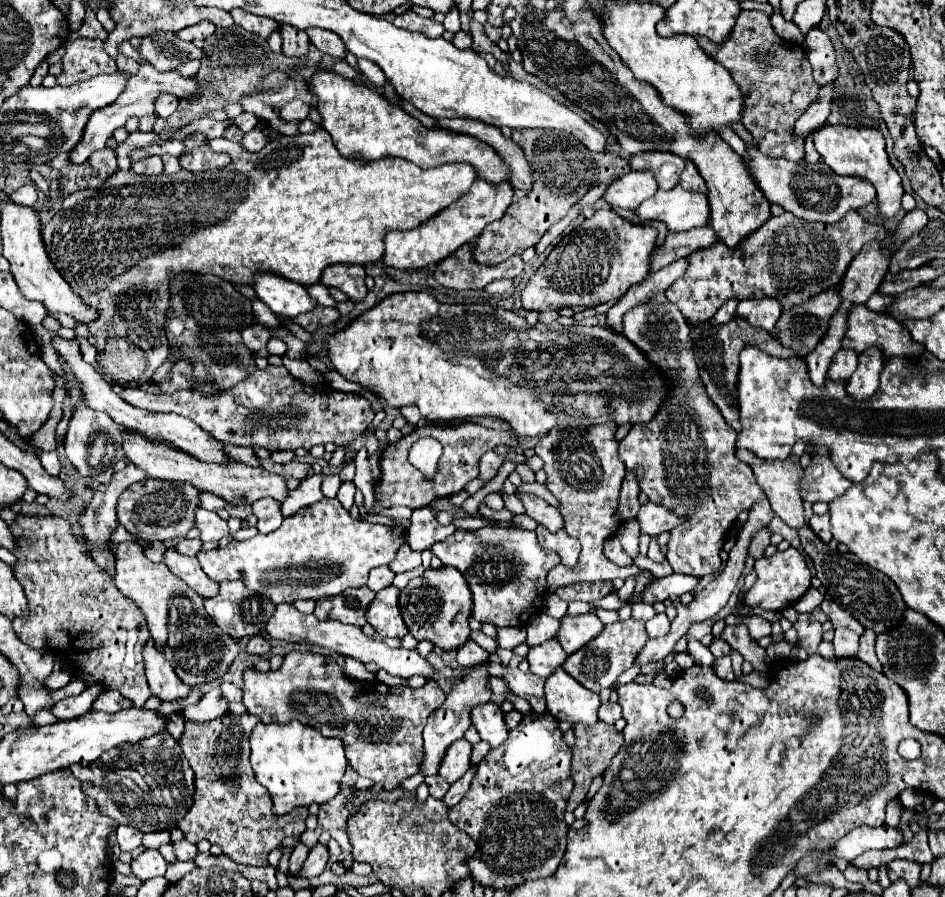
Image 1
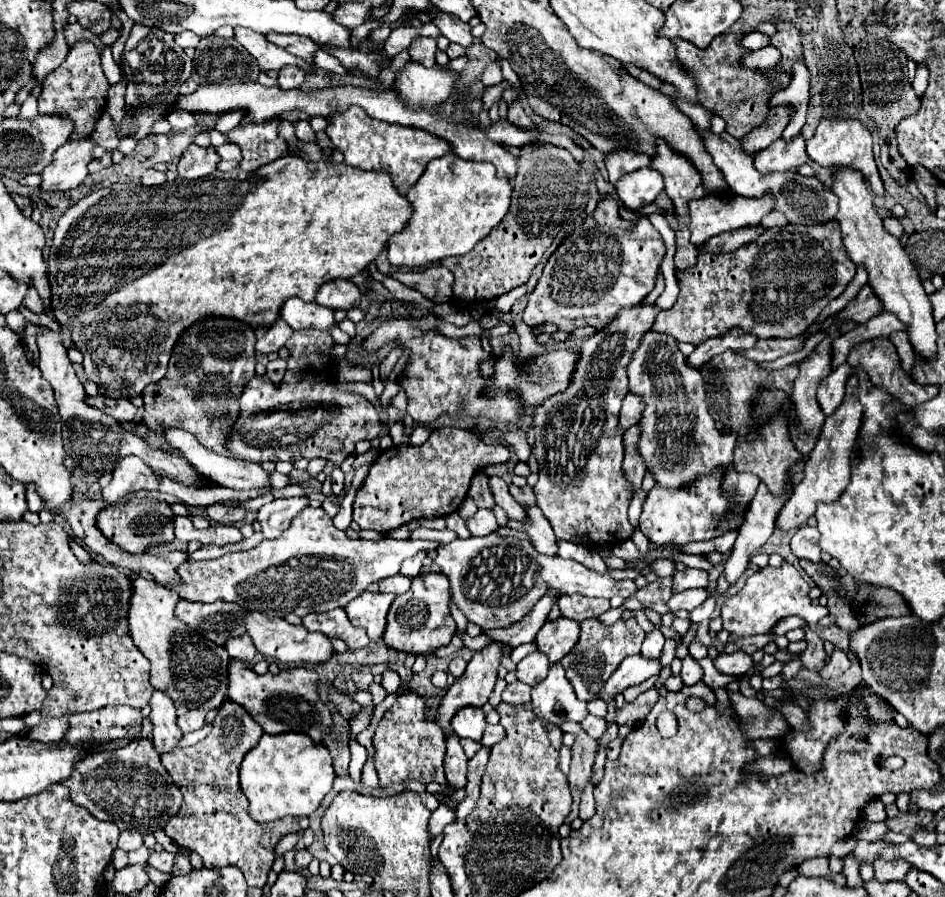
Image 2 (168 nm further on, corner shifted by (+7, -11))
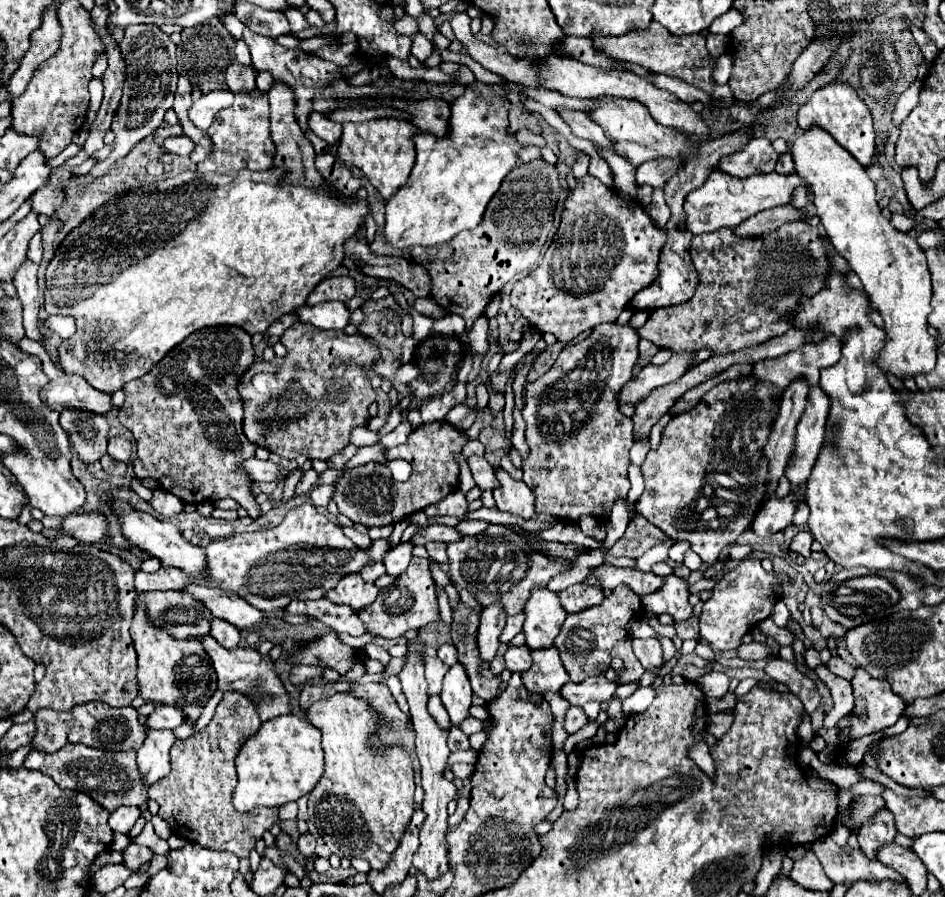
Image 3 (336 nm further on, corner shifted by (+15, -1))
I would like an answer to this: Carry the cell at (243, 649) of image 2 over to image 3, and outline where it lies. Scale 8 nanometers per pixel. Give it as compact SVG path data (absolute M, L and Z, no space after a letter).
M212 619L210 635L226 649L234 649L240 643L240 631L224 619Z

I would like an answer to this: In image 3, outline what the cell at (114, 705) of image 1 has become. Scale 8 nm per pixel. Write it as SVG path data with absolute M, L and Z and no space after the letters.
M90 701L84 705L76 705L70 711L52 711L52 709L40 709L34 715L36 721L36 737L32 739L32 749L56 753L64 745L70 743L82 743L96 749L108 749L108 751L128 751L128 749L140 749L146 737L146 727L138 721L138 711L134 707L110 707L100 701Z

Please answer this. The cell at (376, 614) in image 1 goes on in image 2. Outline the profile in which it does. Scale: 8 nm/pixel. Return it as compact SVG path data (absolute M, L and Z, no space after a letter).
M364 591L364 595L356 597L344 609L346 609L352 625L366 629L372 643L382 643L386 615L388 615L392 601L394 601L394 595L384 595L384 593L372 595L372 593Z

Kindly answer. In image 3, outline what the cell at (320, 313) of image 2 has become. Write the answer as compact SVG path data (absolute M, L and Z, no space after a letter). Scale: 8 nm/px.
M342 301L318 303L314 307L302 305L296 309L300 321L312 323L320 329L344 329L350 323L350 309Z

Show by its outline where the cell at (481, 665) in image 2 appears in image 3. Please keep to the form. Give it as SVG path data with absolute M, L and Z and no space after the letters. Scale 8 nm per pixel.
M488 605L482 609L482 621L480 621L480 629L478 629L478 649L482 653L484 665L488 665L496 651L498 651L498 637L504 629L504 621L506 621L506 613L502 605Z

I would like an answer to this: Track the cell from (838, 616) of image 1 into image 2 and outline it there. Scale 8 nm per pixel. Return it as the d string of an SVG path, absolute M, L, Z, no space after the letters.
M782 561L780 567L764 567L756 573L752 573L746 579L746 585L742 591L736 595L728 597L726 603L722 605L722 619L724 619L724 629L732 633L730 641L754 633L770 633L772 627L788 615L798 615L806 619L808 625L816 625L822 617L828 615L828 609L821 605L812 605L808 597L810 585L800 577L800 573L788 563Z

